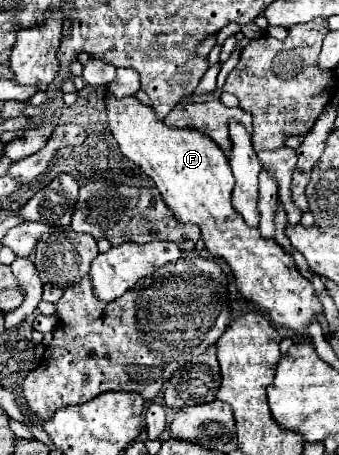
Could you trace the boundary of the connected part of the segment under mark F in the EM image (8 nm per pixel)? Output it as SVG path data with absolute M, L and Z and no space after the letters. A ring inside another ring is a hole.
M105 94L105 108L107 108L109 130L111 130L113 138L117 140L123 156L127 156L131 162L135 162L143 170L143 174L147 174L155 182L165 204L171 208L171 212L175 214L175 218L179 222L197 224L201 228L205 248L211 254L223 258L231 266L231 270L235 274L237 290L249 302L253 302L259 308L259 312L269 316L269 320L275 326L289 328L295 332L305 332L309 322L317 320L317 314L323 312L323 306L313 292L313 284L305 276L301 276L293 258L275 240L261 238L261 232L257 228L245 226L245 220L237 214L237 210L233 210L231 190L233 190L235 178L229 170L229 164L227 164L223 150L211 138L205 138L205 134L197 134L197 130L183 130L183 128L165 126L165 122L161 118L157 118L155 110L151 106L139 102L137 98L117 100L111 94Z

